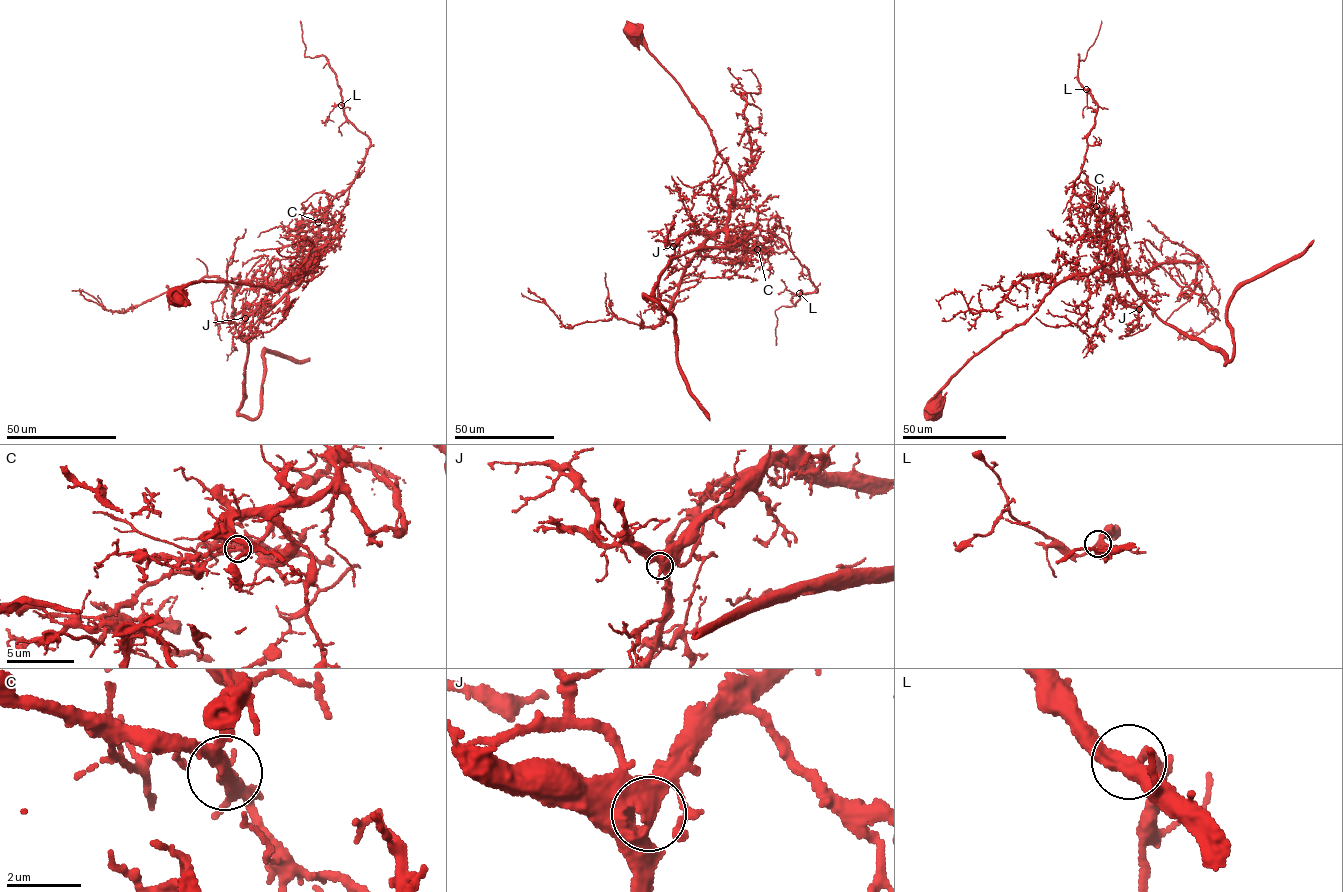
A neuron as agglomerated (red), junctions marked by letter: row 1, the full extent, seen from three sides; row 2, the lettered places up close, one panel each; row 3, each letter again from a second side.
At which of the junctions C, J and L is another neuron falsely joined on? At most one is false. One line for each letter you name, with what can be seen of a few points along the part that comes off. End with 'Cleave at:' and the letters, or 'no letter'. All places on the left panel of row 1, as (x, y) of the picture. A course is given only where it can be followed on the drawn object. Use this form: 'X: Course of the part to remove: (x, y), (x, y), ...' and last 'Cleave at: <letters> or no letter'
C: Course of the part to remove: (317, 221), (351, 185), (370, 139), (346, 118), (328, 60), (304, 56), (300, 21)
Cleave at: C

